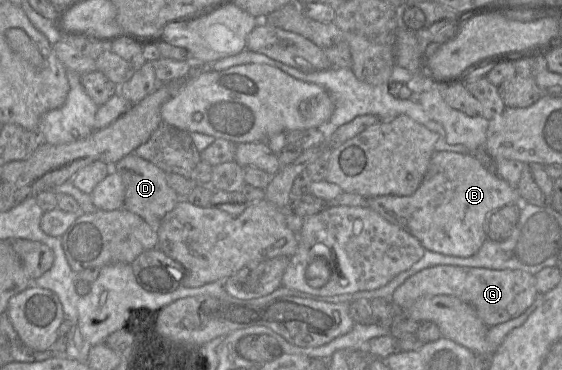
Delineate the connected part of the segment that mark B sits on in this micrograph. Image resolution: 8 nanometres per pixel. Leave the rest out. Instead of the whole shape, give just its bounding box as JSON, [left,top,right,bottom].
[369,151,521,257]

